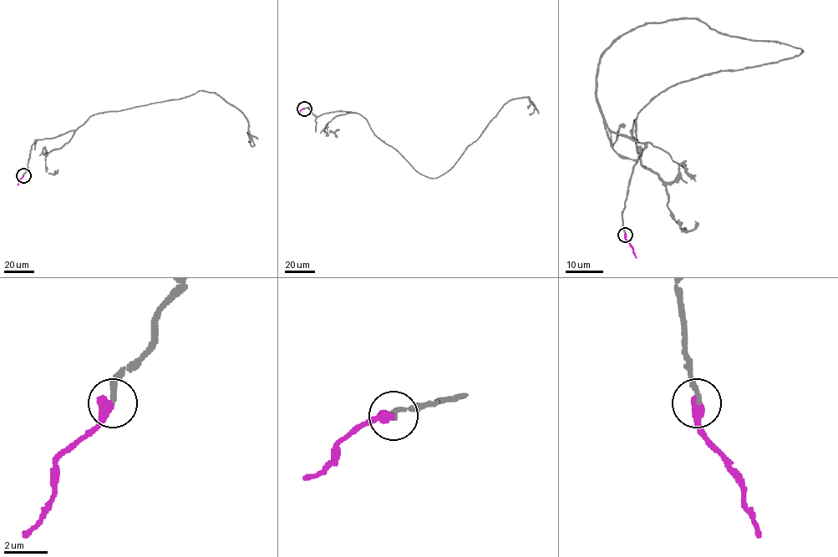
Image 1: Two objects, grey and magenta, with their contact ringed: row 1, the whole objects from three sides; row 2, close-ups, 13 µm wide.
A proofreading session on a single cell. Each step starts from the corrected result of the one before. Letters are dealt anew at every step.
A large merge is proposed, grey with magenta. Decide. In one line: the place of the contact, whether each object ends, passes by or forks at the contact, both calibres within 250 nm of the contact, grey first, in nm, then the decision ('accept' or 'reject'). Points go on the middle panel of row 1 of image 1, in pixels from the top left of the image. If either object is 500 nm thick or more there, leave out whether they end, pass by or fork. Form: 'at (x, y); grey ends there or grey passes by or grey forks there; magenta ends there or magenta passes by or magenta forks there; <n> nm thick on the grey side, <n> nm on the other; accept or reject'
at (304, 108); 200 nm thick on the grey side, 500 nm on the other; accept

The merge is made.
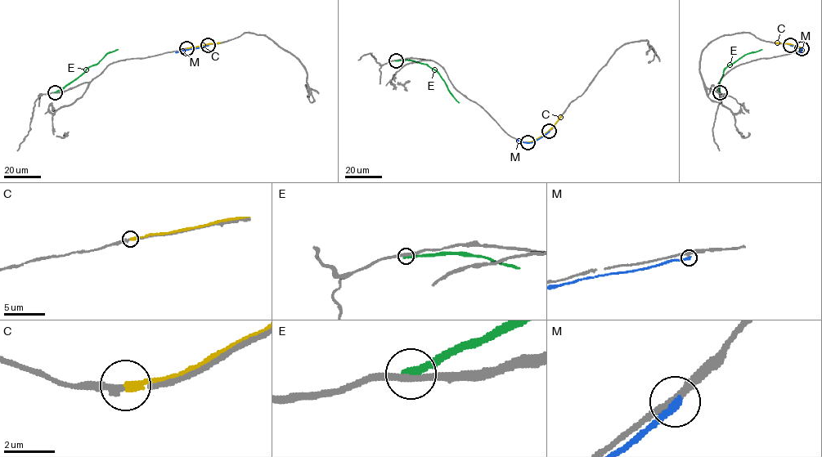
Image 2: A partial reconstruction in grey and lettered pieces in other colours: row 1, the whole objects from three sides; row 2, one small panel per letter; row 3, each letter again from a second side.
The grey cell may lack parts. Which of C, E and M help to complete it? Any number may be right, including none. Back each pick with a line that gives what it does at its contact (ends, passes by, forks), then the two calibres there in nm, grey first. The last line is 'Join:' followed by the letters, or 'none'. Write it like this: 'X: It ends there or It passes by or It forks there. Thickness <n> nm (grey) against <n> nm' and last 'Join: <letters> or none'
Join: none

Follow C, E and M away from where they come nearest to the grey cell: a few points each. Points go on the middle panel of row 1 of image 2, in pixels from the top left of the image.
C: (527, 142), (545, 134), (561, 116)
E: (396, 60), (413, 60), (434, 69), (459, 102)
M: (549, 132), (532, 142), (517, 140)

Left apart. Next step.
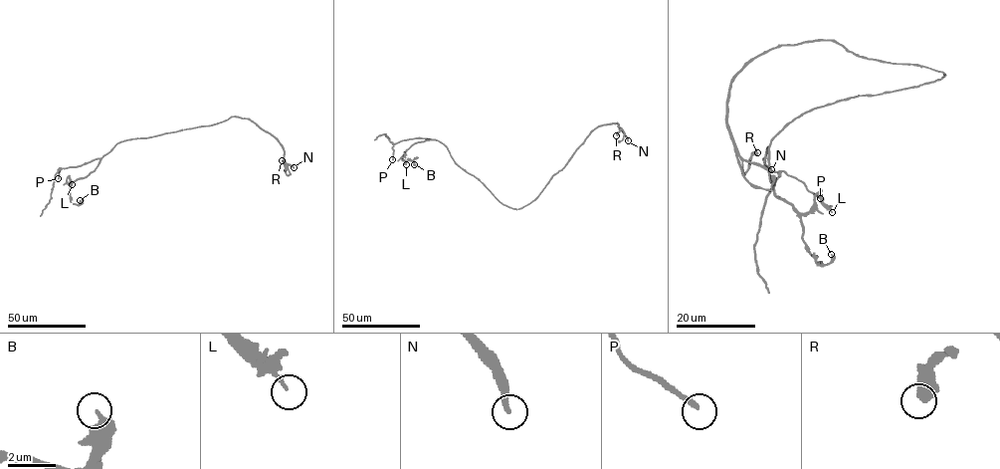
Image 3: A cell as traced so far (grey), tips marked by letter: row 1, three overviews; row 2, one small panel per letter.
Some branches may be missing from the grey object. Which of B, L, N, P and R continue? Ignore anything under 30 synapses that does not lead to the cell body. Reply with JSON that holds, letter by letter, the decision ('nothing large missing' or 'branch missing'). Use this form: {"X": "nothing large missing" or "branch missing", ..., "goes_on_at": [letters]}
{"B": "nothing large missing", "L": "nothing large missing", "N": "branch missing", "P": "branch missing", "R": "nothing large missing", "goes_on_at": ["N", "P"]}

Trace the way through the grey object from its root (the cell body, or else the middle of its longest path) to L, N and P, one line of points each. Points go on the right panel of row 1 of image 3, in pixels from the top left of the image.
L: (937, 79), (814, 108), (772, 139), (773, 193), (802, 213), (818, 194), (832, 212)
N: (937, 79), (944, 73), (863, 58), (831, 40), (757, 55), (731, 81), (727, 127), (744, 159), (771, 169)
P: (937, 79), (814, 108), (794, 117), (771, 140), (766, 166), (799, 179), (820, 198)

